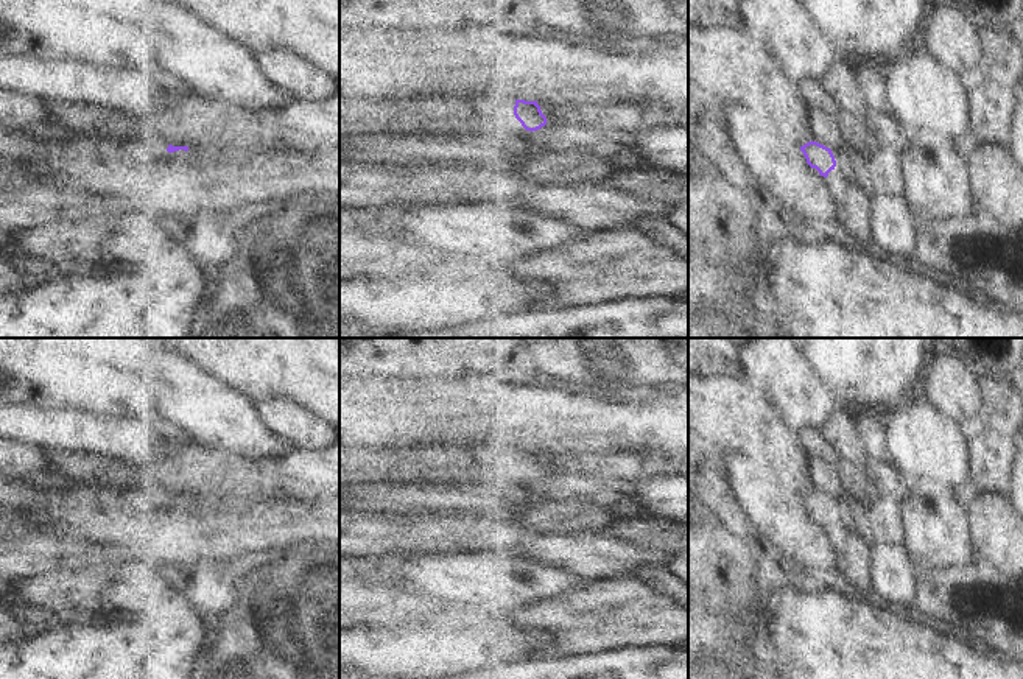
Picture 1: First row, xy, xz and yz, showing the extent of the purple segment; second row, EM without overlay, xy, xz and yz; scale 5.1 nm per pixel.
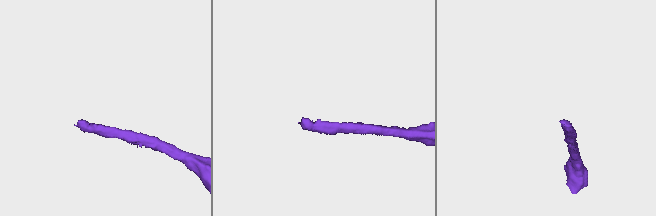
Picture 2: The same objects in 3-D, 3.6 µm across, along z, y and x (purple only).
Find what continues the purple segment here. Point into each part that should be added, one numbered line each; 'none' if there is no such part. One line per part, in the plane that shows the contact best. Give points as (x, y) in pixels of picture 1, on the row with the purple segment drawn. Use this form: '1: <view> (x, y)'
none

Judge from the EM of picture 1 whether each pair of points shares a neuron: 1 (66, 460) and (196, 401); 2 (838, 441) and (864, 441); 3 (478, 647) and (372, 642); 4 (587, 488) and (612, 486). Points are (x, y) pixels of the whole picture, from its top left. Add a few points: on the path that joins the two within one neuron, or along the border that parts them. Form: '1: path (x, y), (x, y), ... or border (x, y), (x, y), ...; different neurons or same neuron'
1: border (49, 449), (103, 453), (120, 461); different neurons
2: path (844, 441), (858, 441); same neuron
3: path (452, 647), (399, 647); same neuron
4: path (594, 488), (606, 488); same neuron

